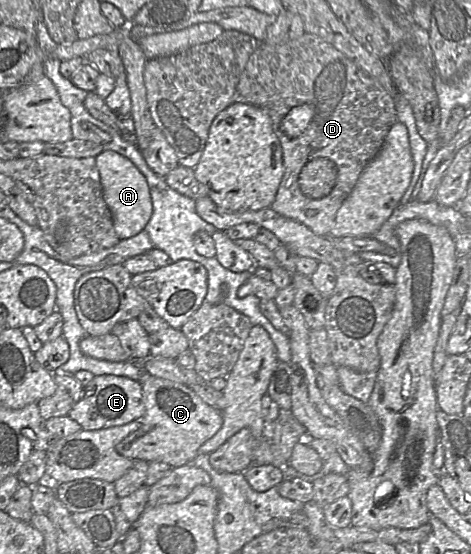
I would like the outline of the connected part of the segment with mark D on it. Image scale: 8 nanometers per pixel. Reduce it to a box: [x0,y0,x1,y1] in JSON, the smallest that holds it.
[144,30,396,237]

